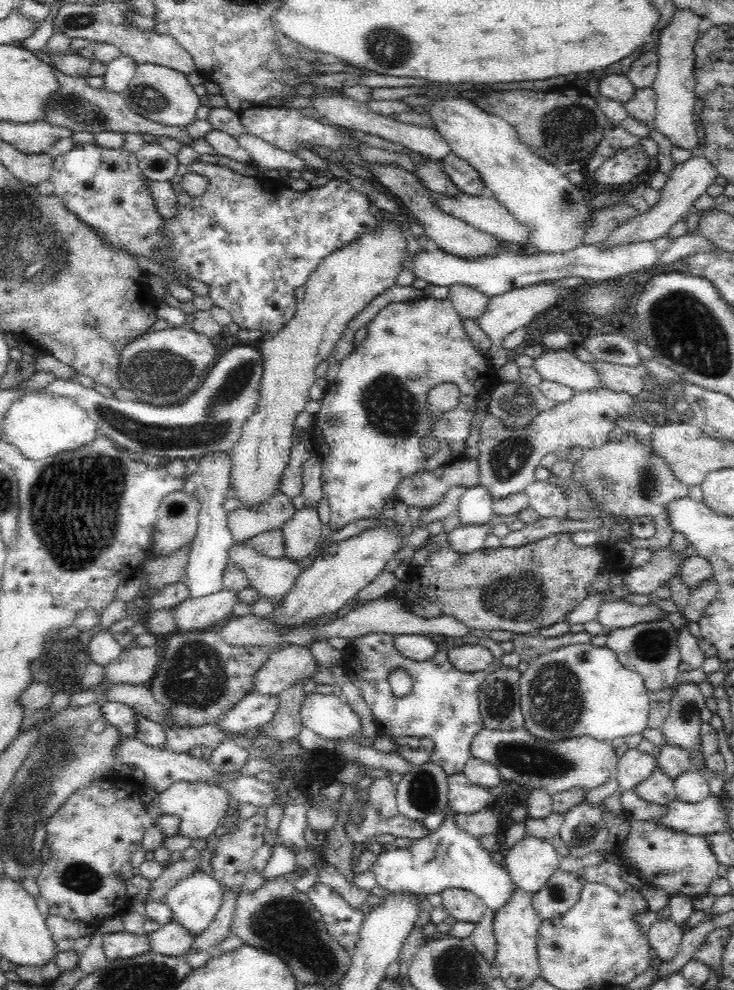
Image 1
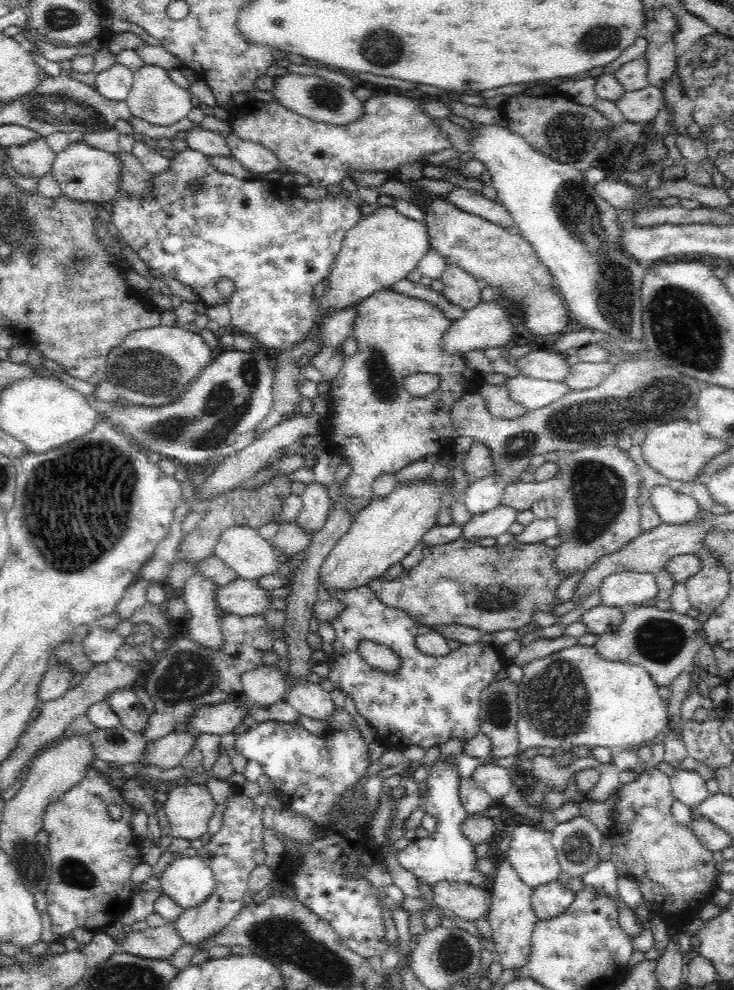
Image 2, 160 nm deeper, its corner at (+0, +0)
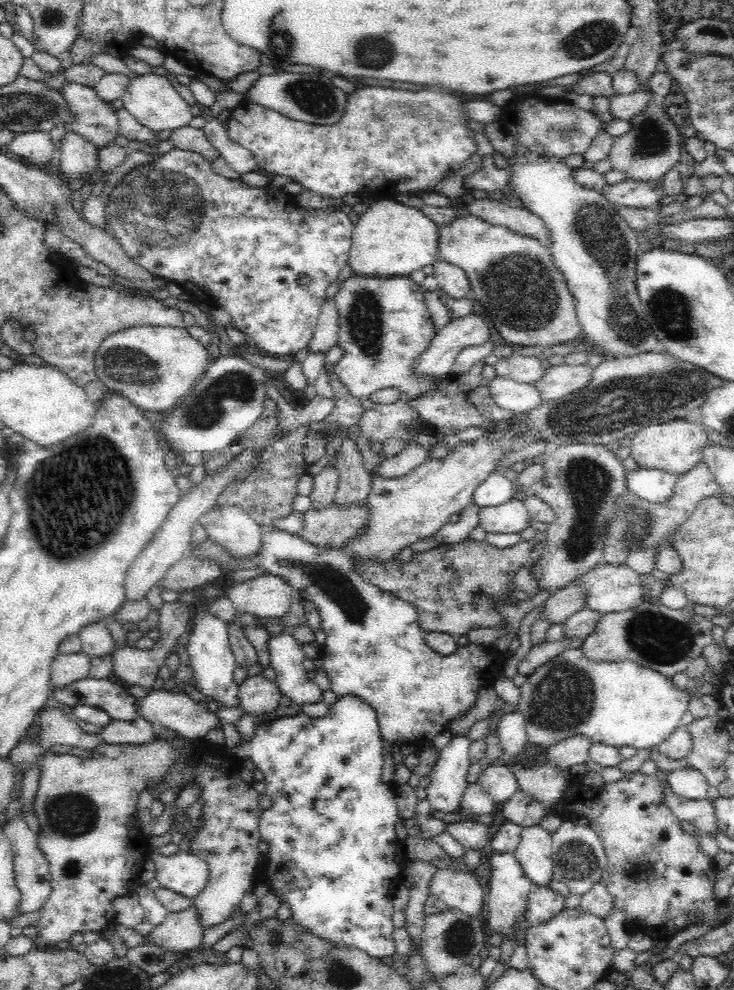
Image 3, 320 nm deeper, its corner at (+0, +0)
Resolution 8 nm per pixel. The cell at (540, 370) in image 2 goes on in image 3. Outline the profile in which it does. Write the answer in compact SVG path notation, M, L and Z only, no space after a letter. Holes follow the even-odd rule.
M515 355L498 358L492 369L498 377L510 378L526 384L534 384L538 378L542 378L545 370L536 357Z

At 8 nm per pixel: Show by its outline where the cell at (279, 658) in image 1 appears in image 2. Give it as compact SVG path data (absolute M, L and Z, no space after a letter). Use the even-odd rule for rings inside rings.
M278 663L274 666L260 665L255 670L242 675L243 698L261 707L283 700L284 675L278 670L277 665Z

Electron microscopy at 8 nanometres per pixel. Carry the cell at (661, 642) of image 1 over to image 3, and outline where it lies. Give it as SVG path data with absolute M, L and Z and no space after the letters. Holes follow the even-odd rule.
M643 602L636 608L625 612L604 614L596 624L594 631L583 639L580 649L592 662L621 662L630 660L639 666L650 668L671 678L678 672L686 672L692 660L701 656L702 649L714 643L713 623L696 614L692 605L683 610L671 610L655 602Z

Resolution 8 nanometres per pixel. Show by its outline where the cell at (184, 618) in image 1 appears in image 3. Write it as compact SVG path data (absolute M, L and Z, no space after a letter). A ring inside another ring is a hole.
M263 574L234 585L226 596L239 612L252 614L258 619L282 618L290 611L295 591L281 576Z

